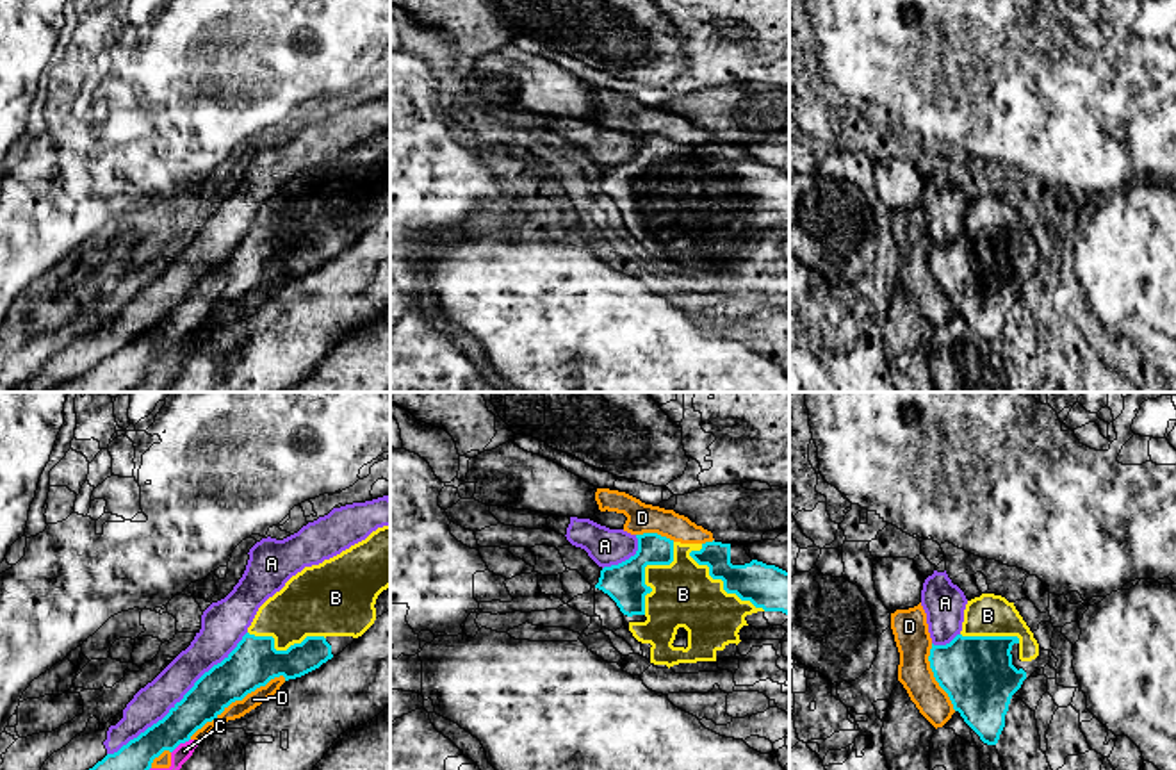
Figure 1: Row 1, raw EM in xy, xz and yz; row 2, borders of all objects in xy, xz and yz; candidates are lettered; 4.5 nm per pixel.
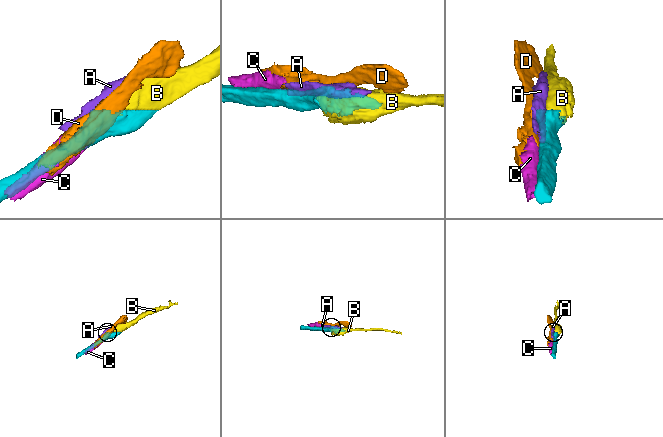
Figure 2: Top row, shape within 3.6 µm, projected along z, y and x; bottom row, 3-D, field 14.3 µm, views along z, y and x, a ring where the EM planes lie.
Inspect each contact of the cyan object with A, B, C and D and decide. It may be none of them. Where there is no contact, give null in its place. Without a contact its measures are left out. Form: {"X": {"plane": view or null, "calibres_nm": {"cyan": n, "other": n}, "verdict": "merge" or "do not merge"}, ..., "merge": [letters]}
{"A": {"plane": "xy", "calibres_nm": {"cyan": 190, "other": 160}, "verdict": "do not merge"}, "B": {"plane": "xz", "calibres_nm": {"cyan": 200, "other": 280}, "verdict": "merge"}, "C": {"plane": "xy", "calibres_nm": {"cyan": 170, "other": 100}, "verdict": "do not merge"}, "D": {"plane": "xy", "calibres_nm": {"cyan": 220, "other": 80}, "verdict": "do not merge"}, "merge": ["B"]}

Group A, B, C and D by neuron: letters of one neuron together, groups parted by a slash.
A / B / C D

